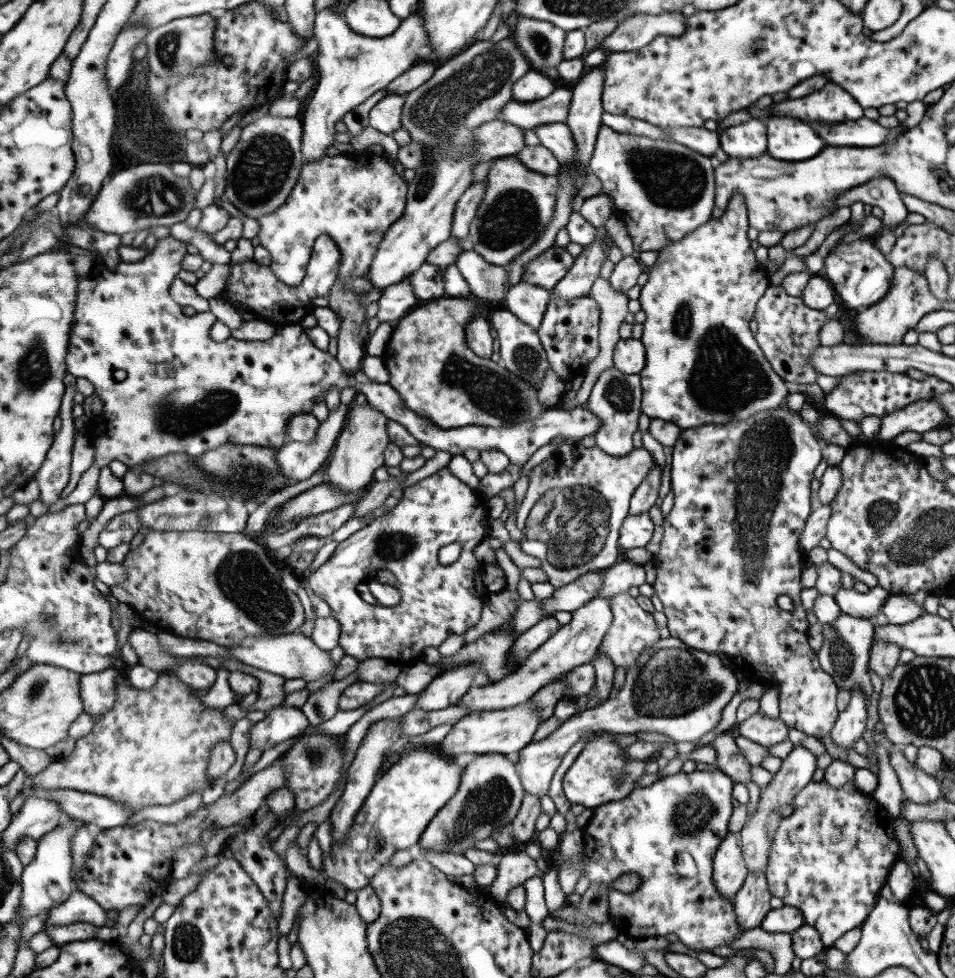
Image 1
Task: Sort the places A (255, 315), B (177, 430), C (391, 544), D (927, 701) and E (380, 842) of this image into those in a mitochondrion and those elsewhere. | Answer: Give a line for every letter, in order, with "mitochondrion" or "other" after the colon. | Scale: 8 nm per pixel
A: other
B: mitochondrion
C: mitochondrion
D: mitochondrion
E: mitochondrion

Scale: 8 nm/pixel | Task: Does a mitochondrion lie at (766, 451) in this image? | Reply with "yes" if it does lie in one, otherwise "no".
yes

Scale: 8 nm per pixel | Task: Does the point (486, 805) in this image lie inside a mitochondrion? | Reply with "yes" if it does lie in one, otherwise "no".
yes

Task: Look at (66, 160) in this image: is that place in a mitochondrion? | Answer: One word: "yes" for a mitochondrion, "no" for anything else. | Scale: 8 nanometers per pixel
no

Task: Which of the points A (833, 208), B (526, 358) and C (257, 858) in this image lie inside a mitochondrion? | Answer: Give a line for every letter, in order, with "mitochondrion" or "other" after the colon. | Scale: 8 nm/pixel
A: other
B: mitochondrion
C: other

